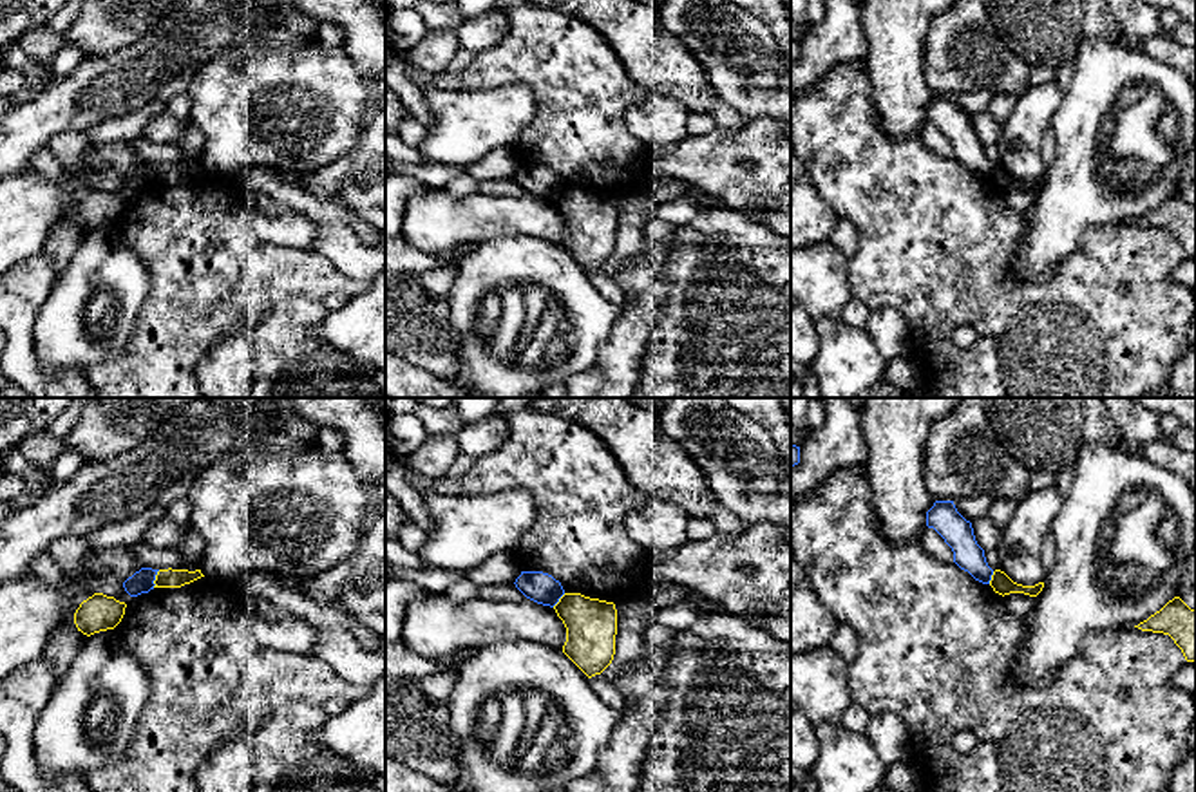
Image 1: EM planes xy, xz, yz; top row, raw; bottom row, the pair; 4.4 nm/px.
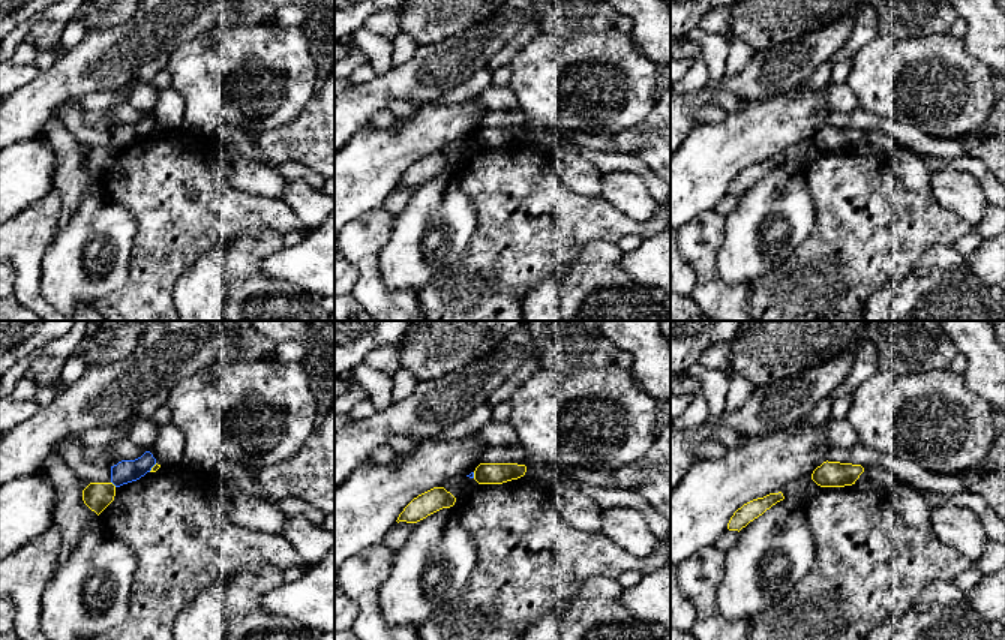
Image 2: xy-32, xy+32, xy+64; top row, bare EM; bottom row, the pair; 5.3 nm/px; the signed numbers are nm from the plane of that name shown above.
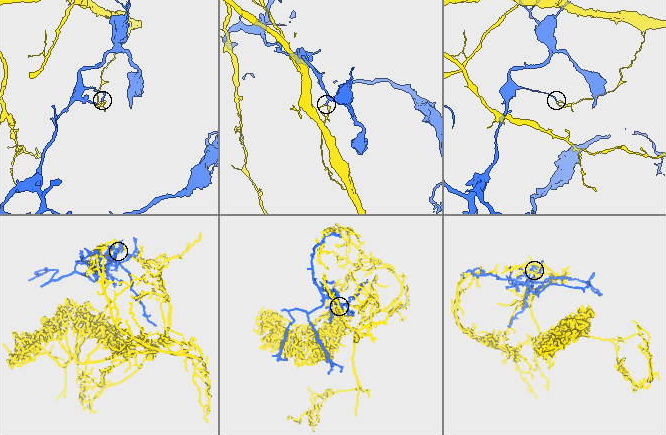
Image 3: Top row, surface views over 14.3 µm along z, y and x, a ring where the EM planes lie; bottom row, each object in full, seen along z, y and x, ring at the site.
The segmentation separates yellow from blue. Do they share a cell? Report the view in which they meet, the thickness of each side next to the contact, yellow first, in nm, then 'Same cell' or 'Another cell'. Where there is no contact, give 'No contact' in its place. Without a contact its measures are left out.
Touches yellow in xy. Thickness 80 nm (yellow) against 100 nm. Another cell

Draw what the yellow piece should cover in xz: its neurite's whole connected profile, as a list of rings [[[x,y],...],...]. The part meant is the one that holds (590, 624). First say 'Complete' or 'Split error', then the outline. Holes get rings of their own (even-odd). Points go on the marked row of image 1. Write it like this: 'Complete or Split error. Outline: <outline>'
Complete. Outline: [[[565,593],[554,609],[566,627],[563,653],[588,678],[601,674],[615,655],[615,604],[581,593]]]

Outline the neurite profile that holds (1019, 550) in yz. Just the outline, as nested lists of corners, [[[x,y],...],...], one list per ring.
[[[1055,485],[1042,490],[1030,490],[1019,501],[995,548],[1001,559],[999,570],[1013,582],[1022,586],[1044,582],[1046,570],[1040,561],[1040,546],[1044,537],[1051,533],[1053,521],[1062,504],[1064,497]]]

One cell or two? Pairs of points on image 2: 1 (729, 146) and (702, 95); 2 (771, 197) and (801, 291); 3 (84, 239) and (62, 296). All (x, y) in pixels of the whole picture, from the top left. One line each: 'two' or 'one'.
1: two
2: two
3: one

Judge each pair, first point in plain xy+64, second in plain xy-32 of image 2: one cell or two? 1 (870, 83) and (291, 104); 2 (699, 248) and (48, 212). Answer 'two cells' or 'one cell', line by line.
1: one cell
2: one cell

